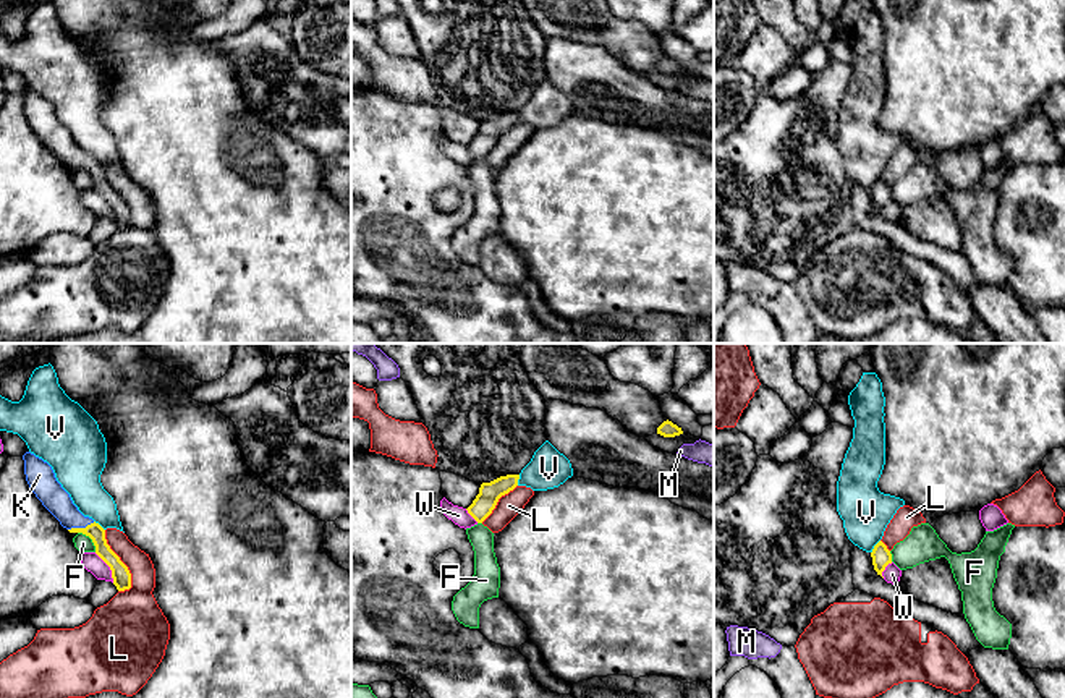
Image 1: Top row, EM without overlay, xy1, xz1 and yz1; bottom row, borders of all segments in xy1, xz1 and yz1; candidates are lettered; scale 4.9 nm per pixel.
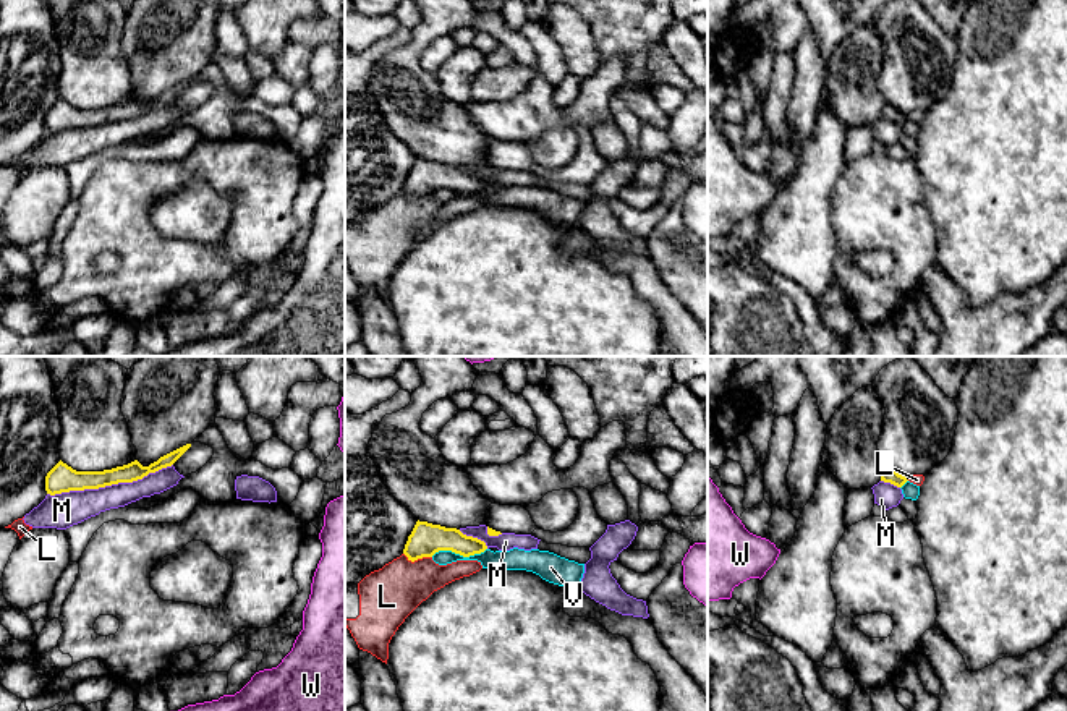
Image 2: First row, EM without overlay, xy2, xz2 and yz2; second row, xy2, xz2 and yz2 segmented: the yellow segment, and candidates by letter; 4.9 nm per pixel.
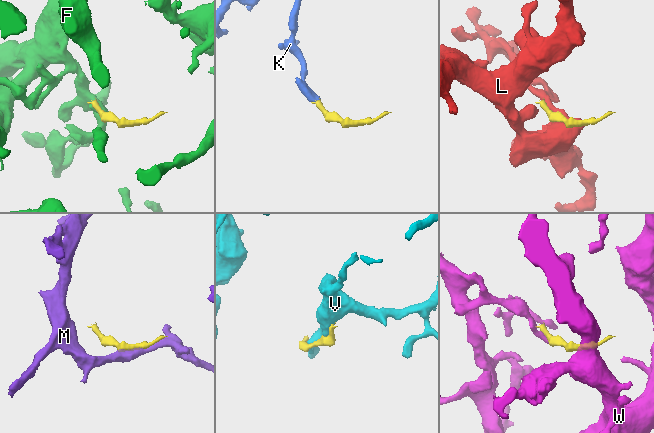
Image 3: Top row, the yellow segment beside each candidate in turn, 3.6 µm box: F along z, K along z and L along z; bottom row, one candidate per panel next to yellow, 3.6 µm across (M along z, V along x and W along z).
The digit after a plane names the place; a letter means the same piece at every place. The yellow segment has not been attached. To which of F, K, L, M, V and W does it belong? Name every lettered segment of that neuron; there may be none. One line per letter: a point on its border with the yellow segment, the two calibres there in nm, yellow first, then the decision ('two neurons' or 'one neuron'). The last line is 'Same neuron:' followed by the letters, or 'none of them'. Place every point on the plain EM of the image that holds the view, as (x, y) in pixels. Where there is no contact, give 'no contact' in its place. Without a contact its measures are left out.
F: xy1 (91, 175) | 90/90 nm | two neurons
K: xy1 (81, 165) | 80/140 nm | one neuron
L: xy1 (120, 198) | 100/220 nm | two neurons
M: xy2 (109, 122) | 140/170 nm | two neurons
V: xz2 (459, 190) | 160/100 nm | two neurons
W: xy1 (109, 203) | 100/90 nm | two neurons
Same neuron: K

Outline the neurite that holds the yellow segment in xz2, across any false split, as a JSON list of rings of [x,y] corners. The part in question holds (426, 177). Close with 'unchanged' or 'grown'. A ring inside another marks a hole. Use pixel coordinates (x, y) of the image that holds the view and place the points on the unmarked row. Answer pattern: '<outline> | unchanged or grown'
[[[416,159],[403,191],[414,199],[423,194],[432,194],[439,188],[452,188],[463,194],[481,191],[487,186],[486,180],[463,172],[457,165],[445,165],[427,159]]] | unchanged

